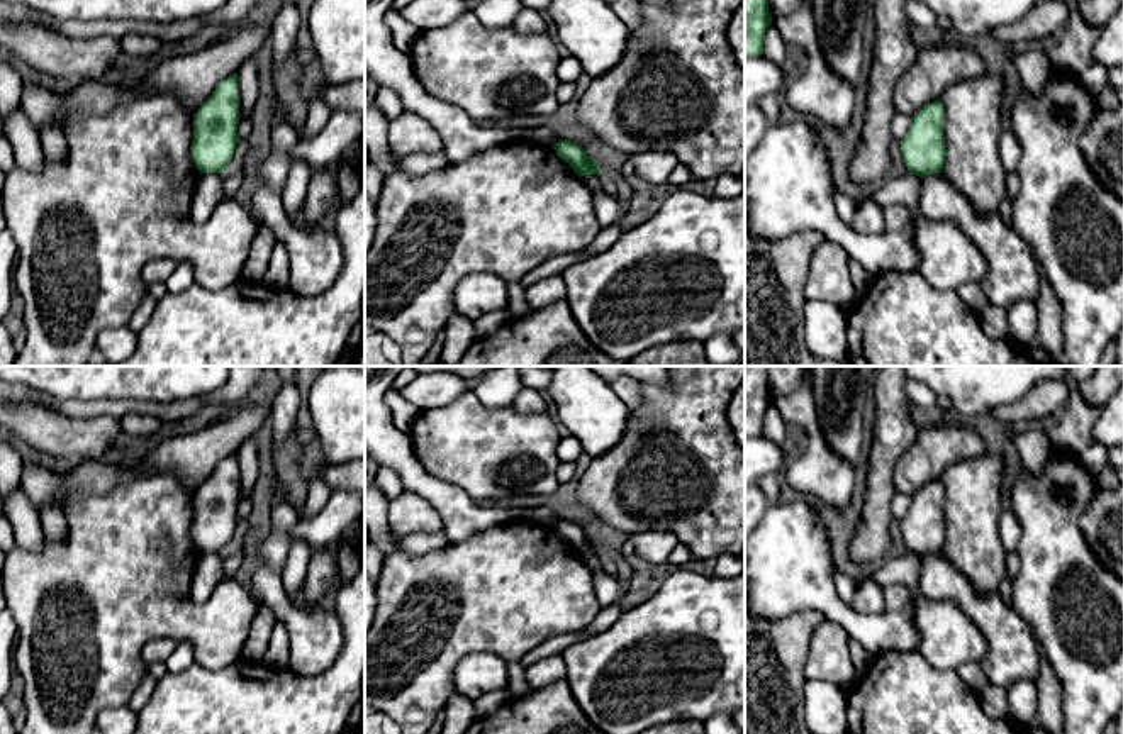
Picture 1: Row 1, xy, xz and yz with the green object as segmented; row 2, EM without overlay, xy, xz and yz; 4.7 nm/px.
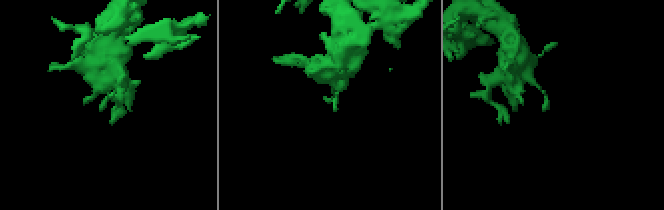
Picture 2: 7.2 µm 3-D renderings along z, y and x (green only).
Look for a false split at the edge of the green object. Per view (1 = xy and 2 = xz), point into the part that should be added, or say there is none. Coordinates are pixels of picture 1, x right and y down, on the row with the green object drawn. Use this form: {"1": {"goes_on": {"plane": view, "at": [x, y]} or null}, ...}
{"1": {"goes_on": null}, "2": {"goes_on": null}}

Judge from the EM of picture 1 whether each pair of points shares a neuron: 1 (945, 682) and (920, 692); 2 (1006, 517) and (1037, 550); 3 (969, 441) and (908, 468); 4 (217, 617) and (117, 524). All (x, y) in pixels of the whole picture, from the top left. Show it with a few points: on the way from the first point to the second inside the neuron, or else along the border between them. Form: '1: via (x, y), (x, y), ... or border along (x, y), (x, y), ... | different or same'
1: via (938, 689), (927, 692) | same
2: border along (1008, 507), (1018, 522), (1016, 550) | different
3: via (954, 443), (938, 446), (923, 461) | same
4: via (184, 617), (173, 614), (128, 568), (128, 558) | same

